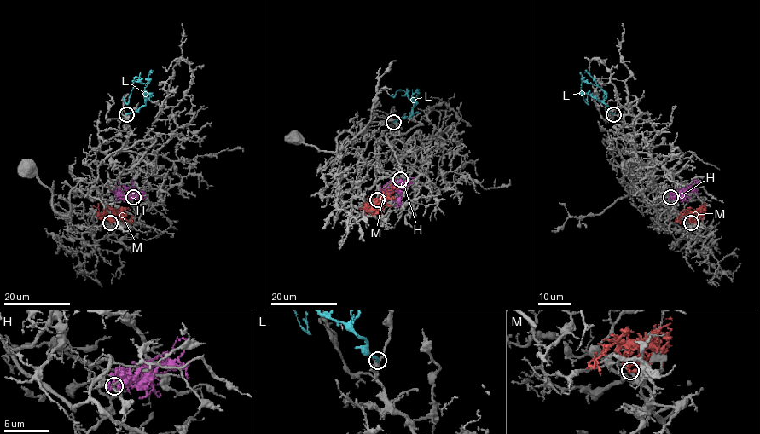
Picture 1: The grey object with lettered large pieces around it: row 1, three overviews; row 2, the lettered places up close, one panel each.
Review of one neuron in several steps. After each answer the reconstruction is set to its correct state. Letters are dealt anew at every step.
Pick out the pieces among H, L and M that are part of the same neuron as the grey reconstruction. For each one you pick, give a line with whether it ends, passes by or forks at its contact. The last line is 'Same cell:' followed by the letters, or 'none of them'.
L: it ends there
Same cell: L

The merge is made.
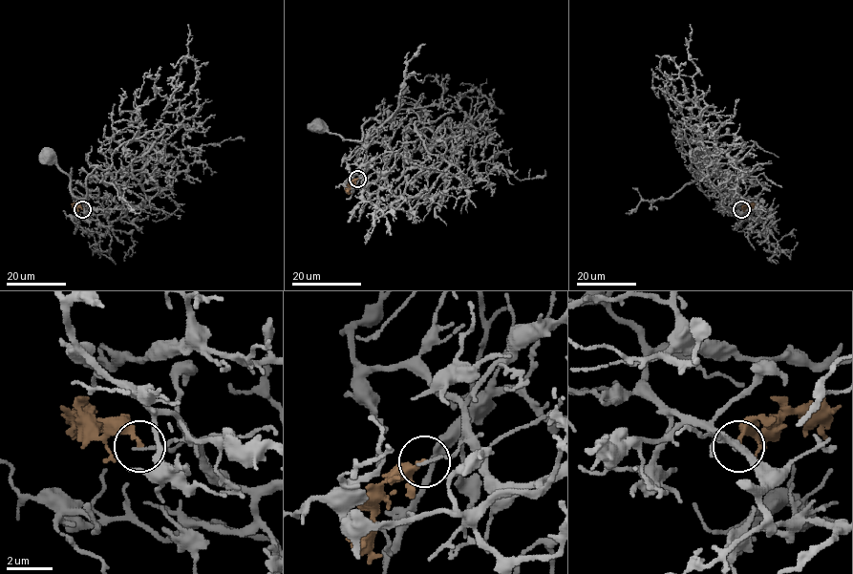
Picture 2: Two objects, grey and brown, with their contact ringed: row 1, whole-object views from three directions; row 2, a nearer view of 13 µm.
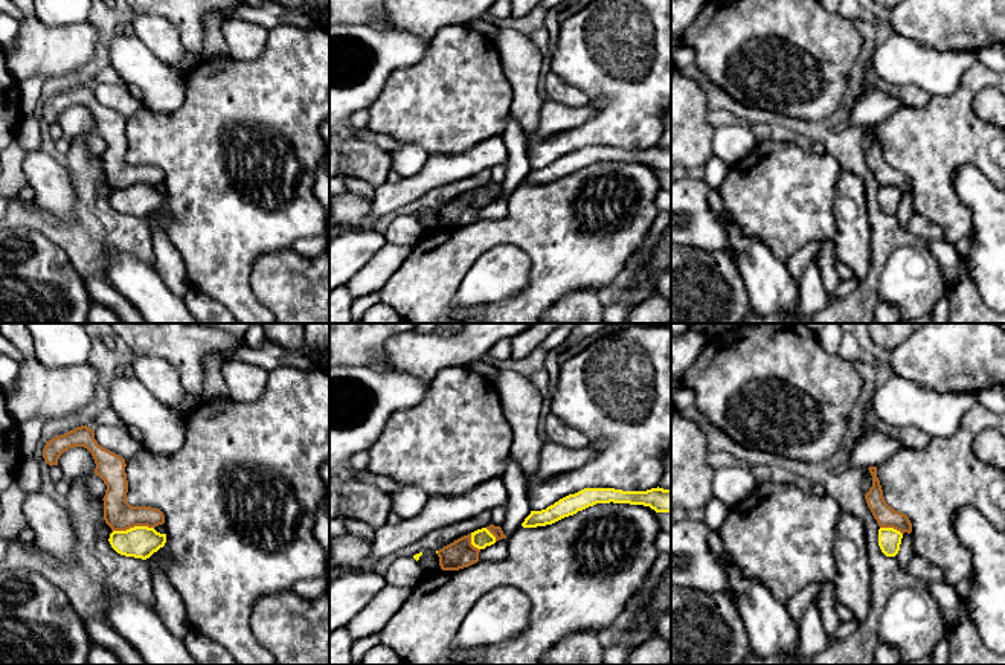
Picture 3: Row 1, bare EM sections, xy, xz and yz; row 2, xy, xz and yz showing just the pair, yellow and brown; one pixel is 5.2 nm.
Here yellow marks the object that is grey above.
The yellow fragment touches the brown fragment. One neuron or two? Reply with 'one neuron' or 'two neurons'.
two neurons

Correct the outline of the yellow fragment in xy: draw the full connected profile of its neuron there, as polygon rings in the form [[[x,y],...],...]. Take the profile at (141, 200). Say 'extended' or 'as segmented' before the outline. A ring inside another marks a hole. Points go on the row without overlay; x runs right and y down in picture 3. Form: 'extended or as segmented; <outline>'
as segmented; [[[134,185],[127,189],[113,189],[108,200],[120,214],[146,218],[165,204],[166,192],[148,185]]]

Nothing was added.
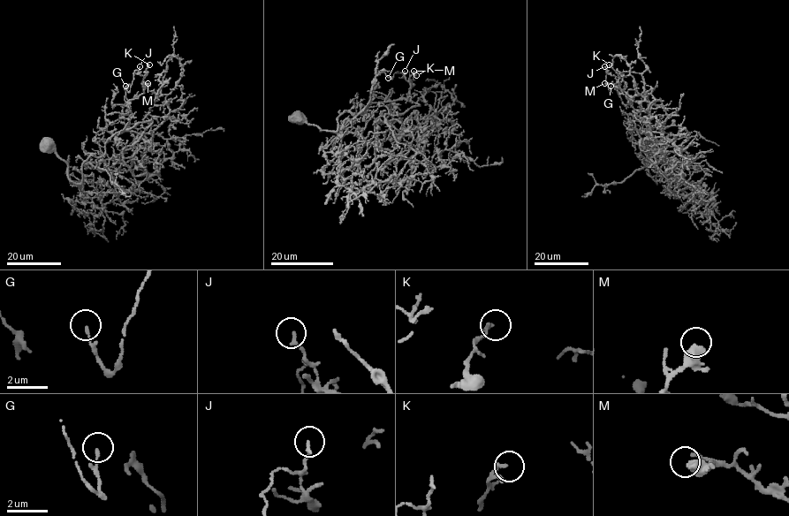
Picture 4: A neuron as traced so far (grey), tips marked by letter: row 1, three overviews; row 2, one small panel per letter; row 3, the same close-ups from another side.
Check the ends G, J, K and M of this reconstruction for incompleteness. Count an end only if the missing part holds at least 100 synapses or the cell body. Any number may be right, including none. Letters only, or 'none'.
none

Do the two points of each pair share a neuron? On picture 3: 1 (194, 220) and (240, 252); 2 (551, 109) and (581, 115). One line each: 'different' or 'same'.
1: same
2: same

